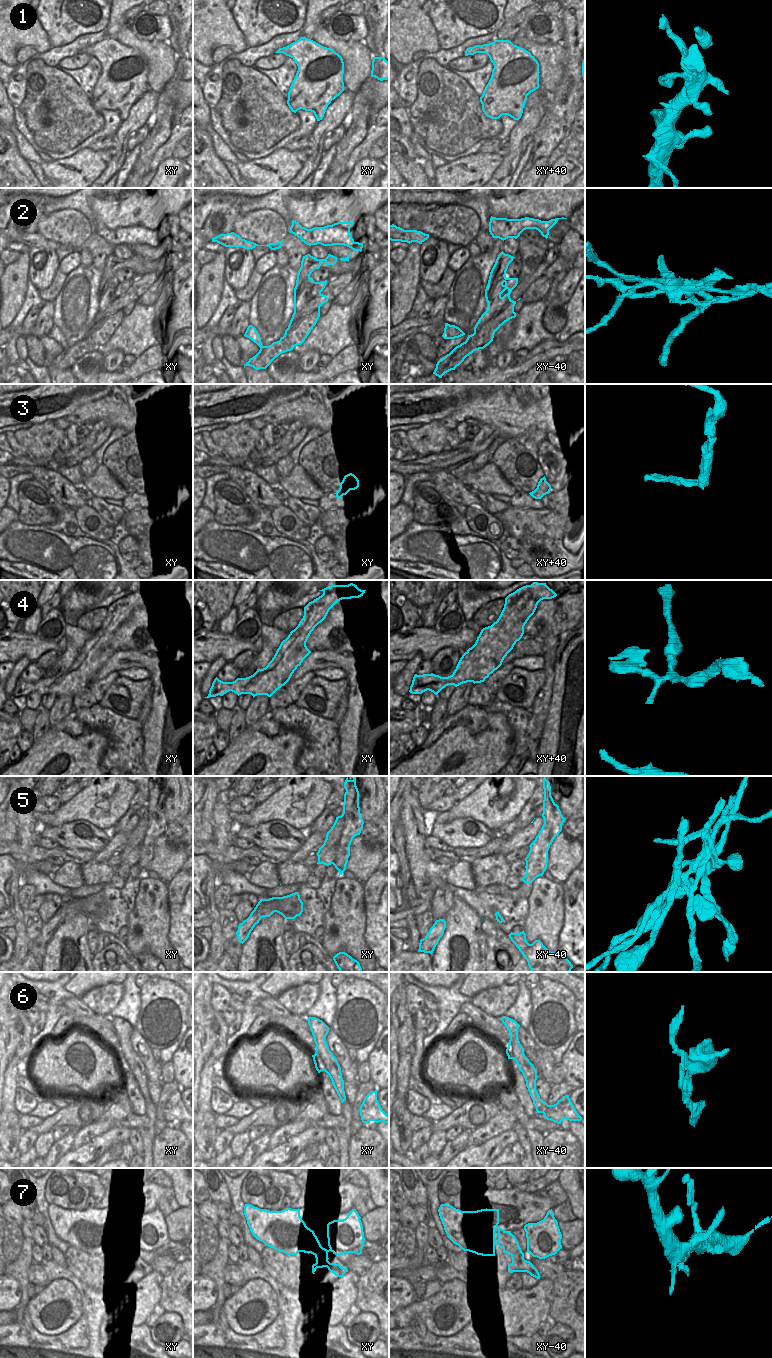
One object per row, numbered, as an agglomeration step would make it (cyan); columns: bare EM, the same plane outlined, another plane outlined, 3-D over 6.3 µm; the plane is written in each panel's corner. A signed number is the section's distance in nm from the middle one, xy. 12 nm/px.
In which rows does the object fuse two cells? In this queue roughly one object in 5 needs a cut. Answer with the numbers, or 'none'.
2, 3, 5.

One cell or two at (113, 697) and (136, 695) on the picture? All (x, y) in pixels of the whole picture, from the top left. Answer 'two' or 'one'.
one

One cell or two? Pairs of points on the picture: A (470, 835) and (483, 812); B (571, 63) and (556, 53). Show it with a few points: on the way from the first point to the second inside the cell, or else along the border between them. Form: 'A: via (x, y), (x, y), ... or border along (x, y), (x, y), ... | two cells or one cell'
A: border along (455, 818), (472, 817), (493, 831) | two cells
B: border along (561, 42), (565, 50), (565, 68), (559, 81) | two cells

